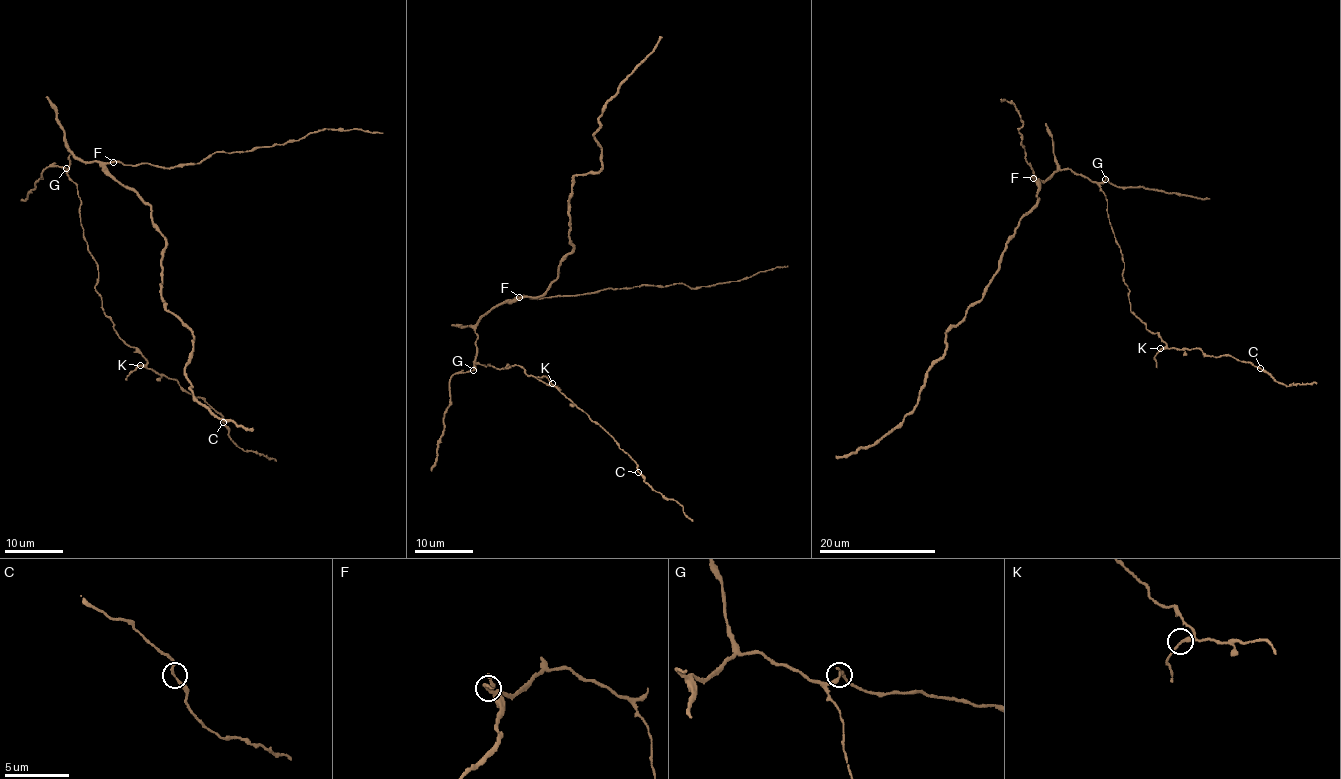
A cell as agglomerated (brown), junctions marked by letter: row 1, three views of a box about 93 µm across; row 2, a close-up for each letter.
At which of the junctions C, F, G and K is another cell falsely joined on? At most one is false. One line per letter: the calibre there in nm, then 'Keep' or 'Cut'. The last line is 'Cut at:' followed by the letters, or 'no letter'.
C: Thickness 180 nm. Keep
F: Thickness 190 nm. Keep
G: Thickness 240 nm. Keep
K: Thickness 200 nm. Keep
Cut at: no letter

